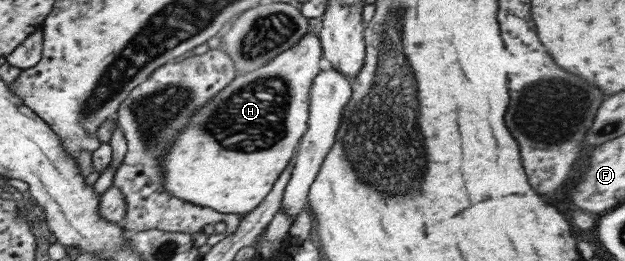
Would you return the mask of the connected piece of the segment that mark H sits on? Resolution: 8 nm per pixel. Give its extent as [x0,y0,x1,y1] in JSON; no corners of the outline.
[164,31,324,214]

